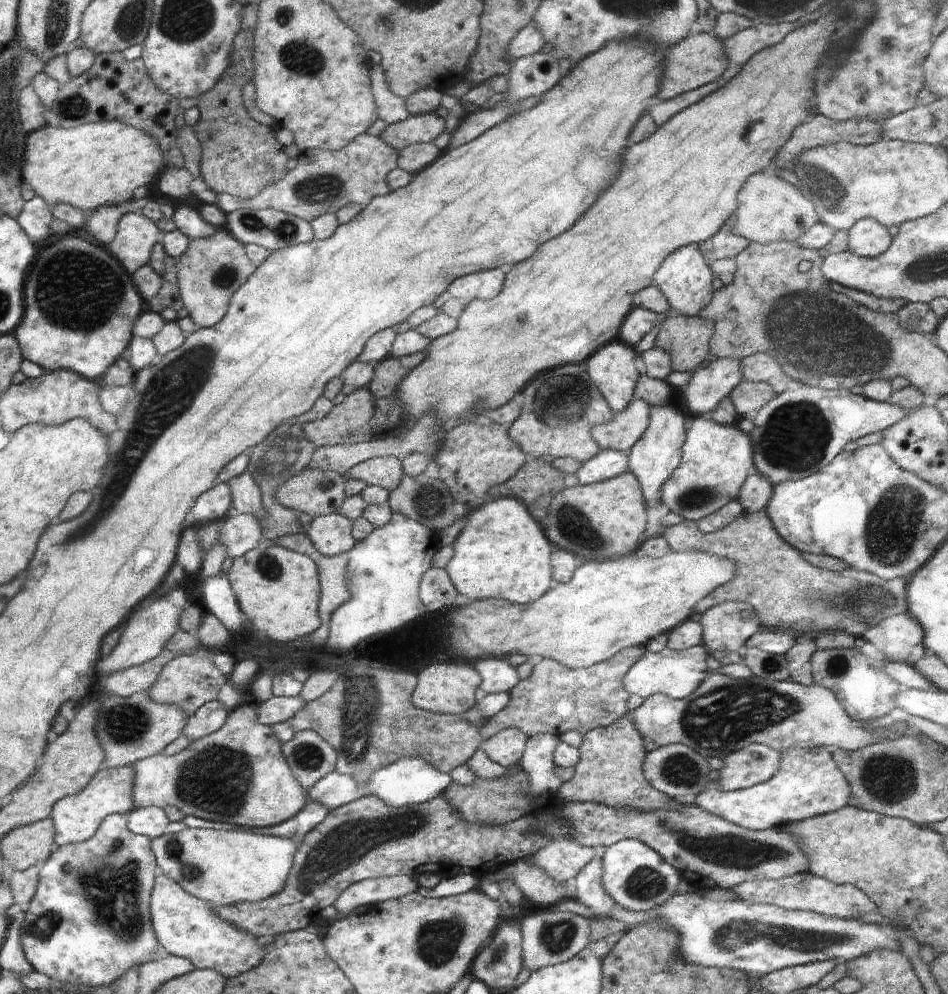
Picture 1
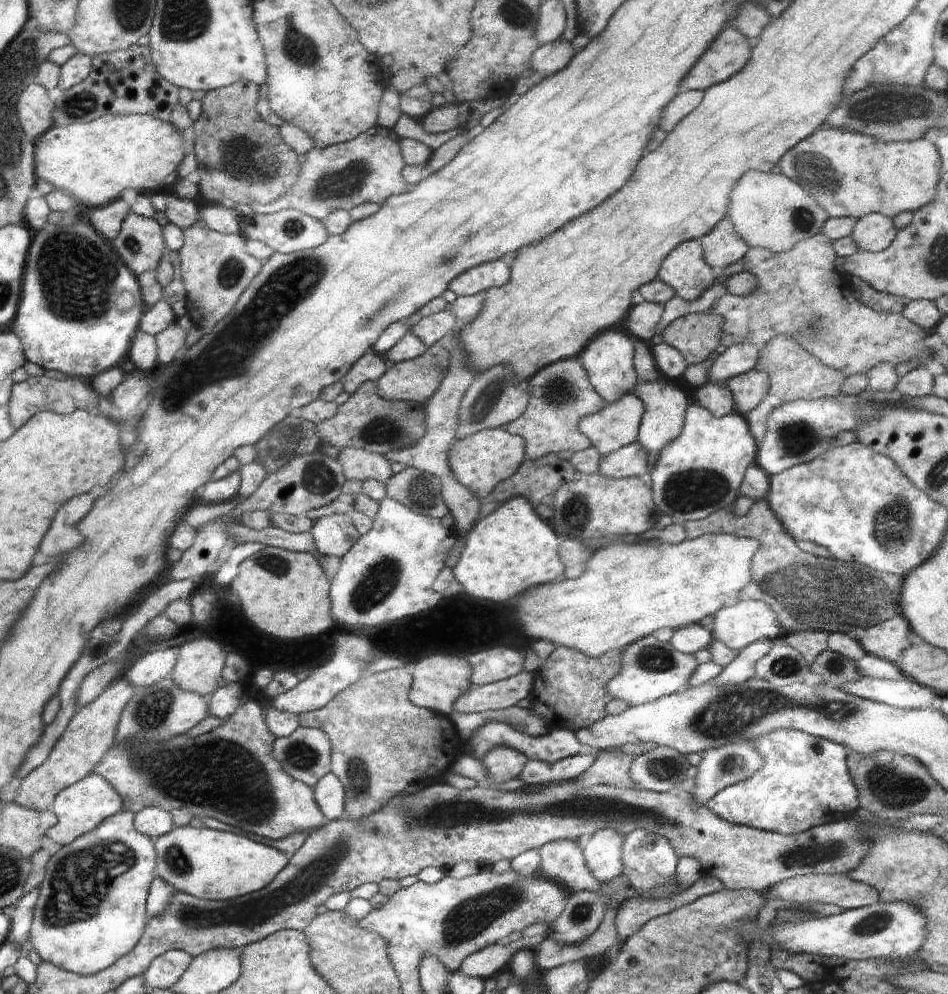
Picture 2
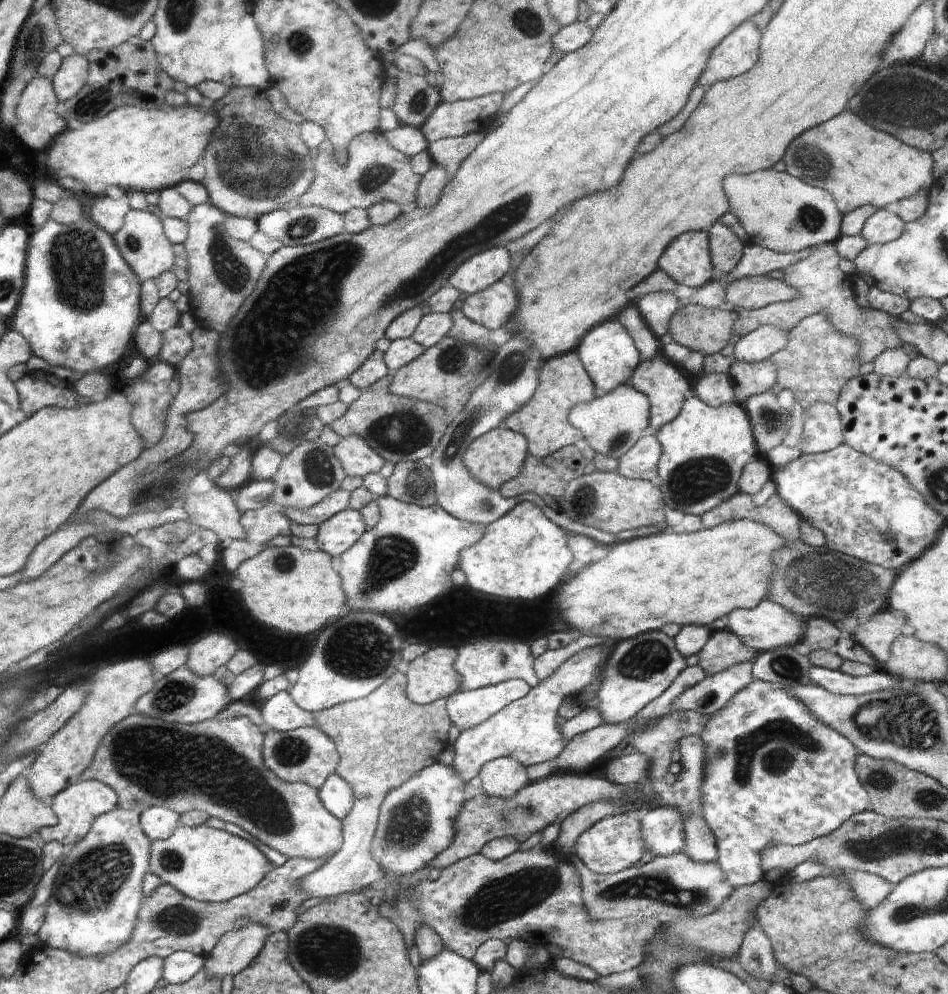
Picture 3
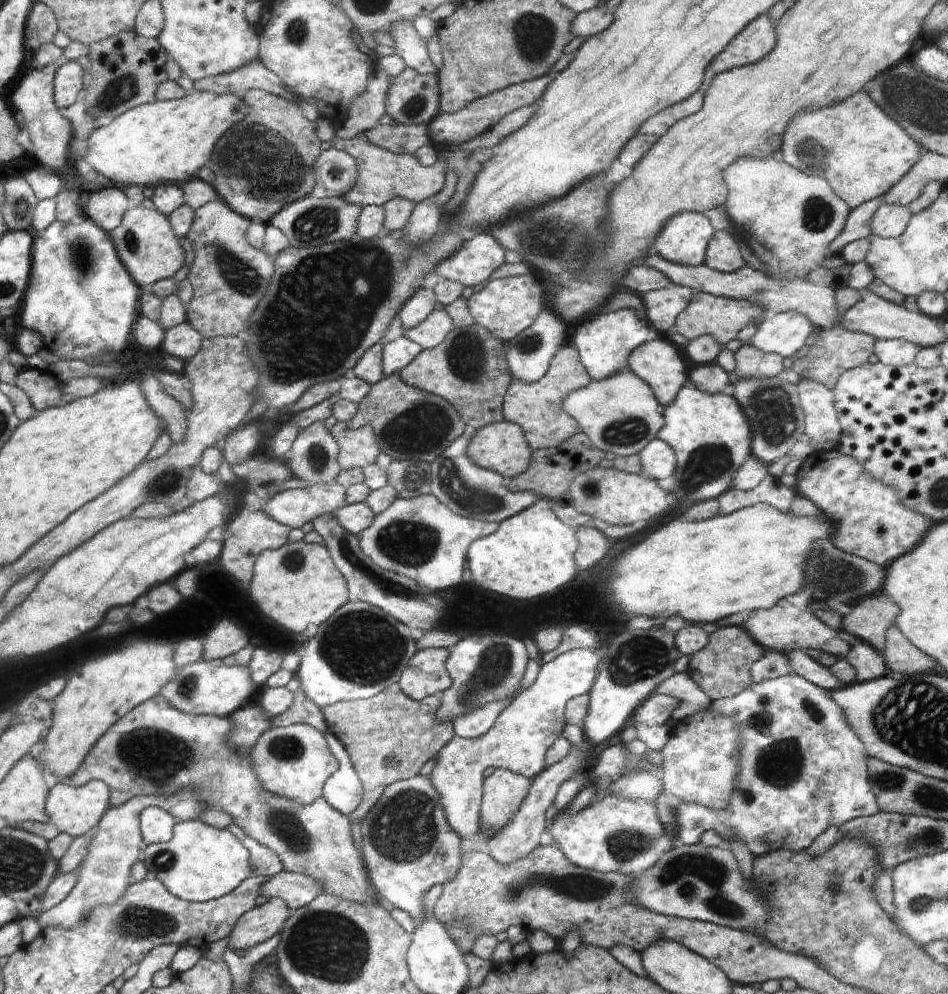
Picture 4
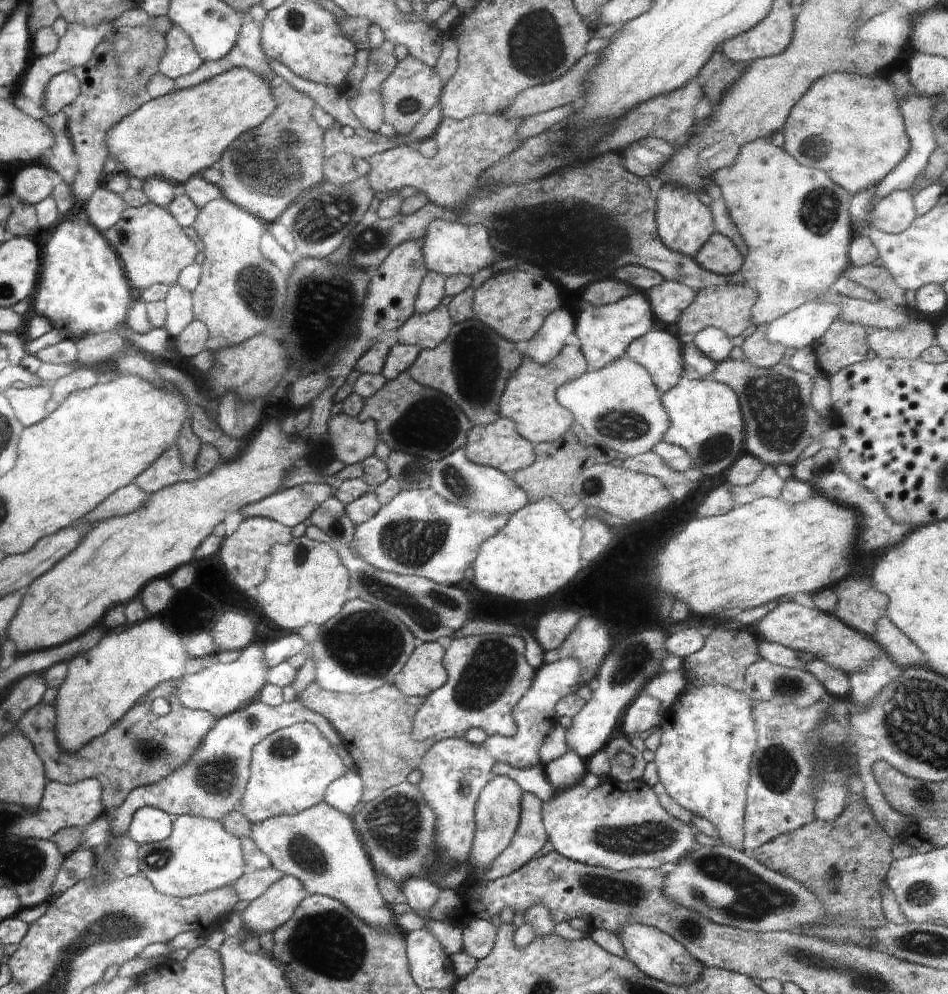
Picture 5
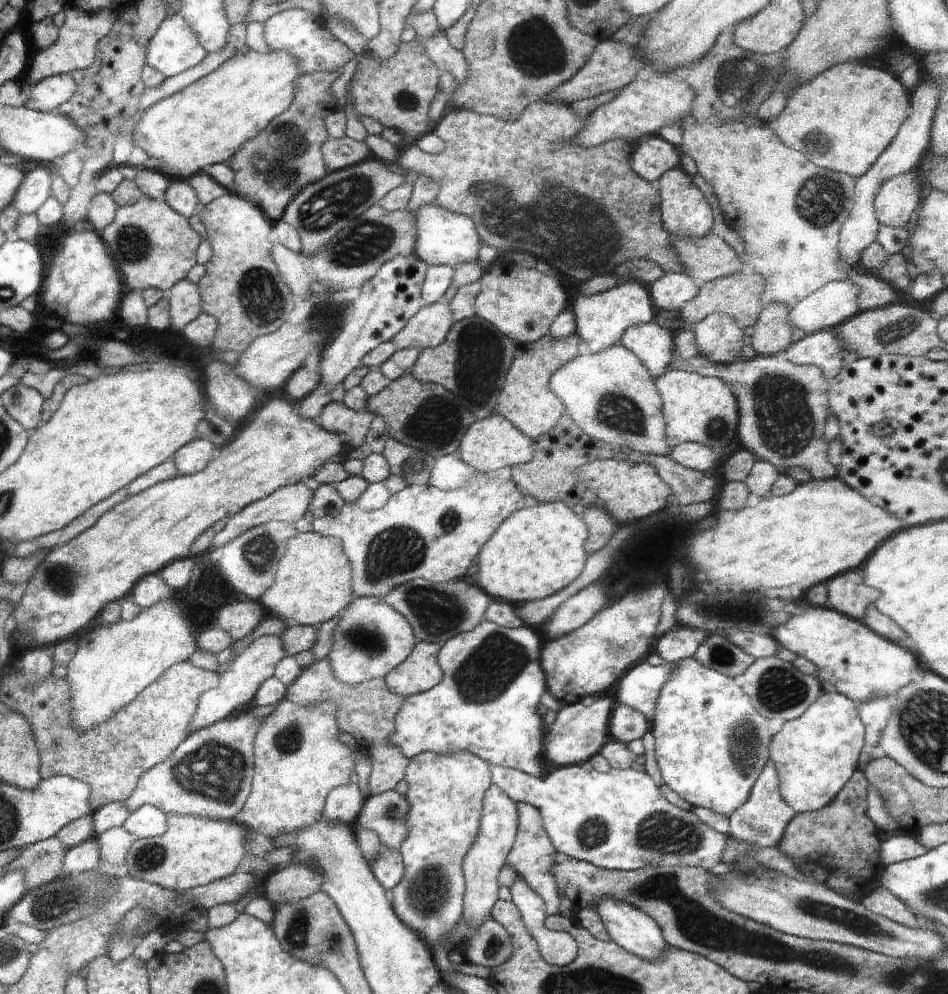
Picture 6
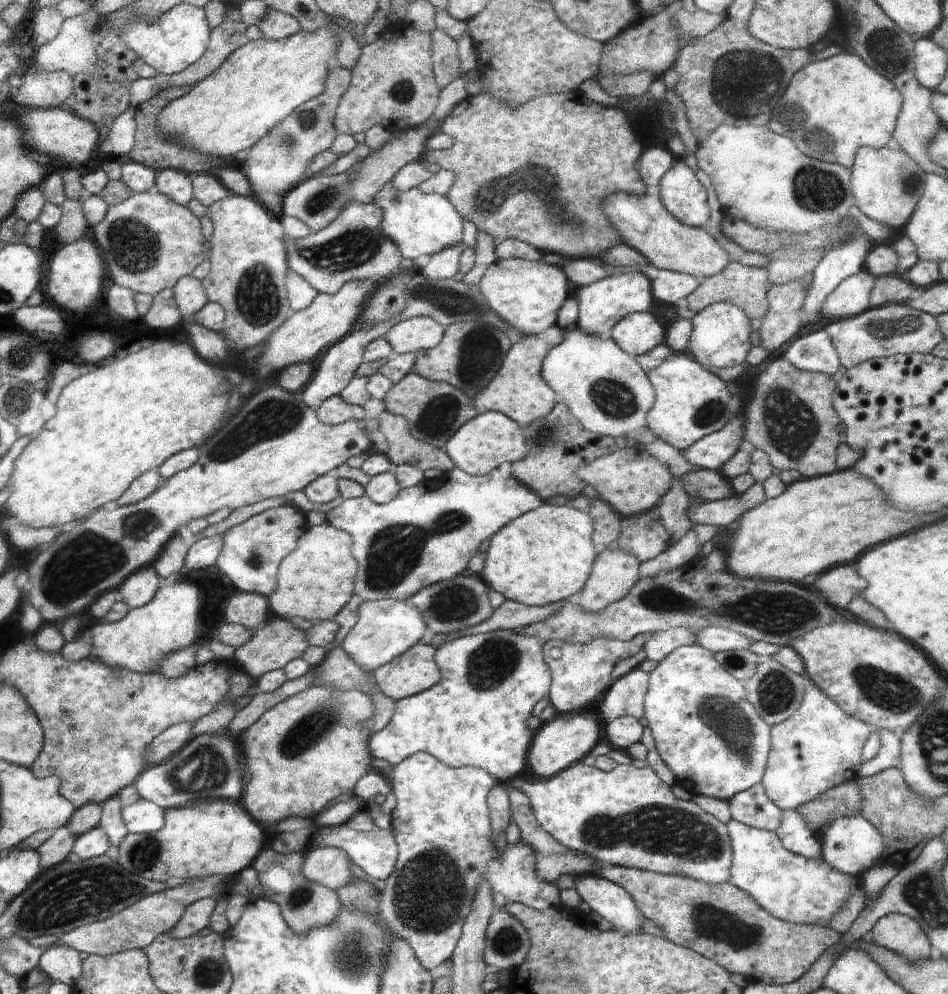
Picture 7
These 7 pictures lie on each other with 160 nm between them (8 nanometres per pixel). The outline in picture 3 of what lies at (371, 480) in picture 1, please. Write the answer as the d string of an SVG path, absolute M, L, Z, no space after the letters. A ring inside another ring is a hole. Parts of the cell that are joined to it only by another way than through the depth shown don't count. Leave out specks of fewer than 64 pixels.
M361 436L342 437L333 447L333 453L340 461L347 476L364 476L378 473L384 460L370 448Z

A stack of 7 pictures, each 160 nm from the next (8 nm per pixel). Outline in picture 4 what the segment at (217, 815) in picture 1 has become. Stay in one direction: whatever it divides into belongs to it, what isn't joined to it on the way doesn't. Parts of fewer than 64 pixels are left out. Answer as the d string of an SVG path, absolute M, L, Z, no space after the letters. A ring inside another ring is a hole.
M156 696L154 700L148 700L146 704L140 704L130 712L130 716L124 716L117 721L97 741L97 745L89 752L85 762L77 770L77 774L70 776L64 782L74 787L80 787L97 779L110 784L112 790L111 806L124 806L136 796L170 796L178 790L194 790L198 798L208 804L211 809L222 810L233 817L233 823L240 827L247 836L256 840L262 846L270 848L278 854L285 871L312 876L314 880L322 882L322 893L332 896L342 896L346 900L356 900L360 904L379 901L374 892L373 884L368 880L365 862L358 848L354 846L351 832L351 824L348 816L334 809L328 801L318 796L311 804L298 804L296 800L289 800L277 793L270 792L262 784L254 769L253 758L248 754L238 752L230 740L234 736L234 724L229 716L198 715L192 716L172 708L162 696ZM126 728L138 728L130 734L126 734ZM130 790L130 792L126 792Z

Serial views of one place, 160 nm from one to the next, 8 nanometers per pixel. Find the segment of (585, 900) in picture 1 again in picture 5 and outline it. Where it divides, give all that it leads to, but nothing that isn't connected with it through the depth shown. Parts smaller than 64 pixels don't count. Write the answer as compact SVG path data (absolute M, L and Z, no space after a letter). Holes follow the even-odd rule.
M609 775L592 789L586 789L581 780L562 790L554 789L554 792L546 802L542 802L543 822L553 850L570 860L613 871L658 869L662 864L677 863L700 847L695 841L697 828L692 823L684 823L670 815L660 805L653 787L642 780L622 783Z

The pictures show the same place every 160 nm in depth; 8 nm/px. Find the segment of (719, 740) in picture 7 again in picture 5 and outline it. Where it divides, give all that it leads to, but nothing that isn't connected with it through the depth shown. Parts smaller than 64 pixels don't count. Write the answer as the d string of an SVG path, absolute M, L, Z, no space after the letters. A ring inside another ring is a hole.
M690 685L679 694L676 702L673 702L664 712L659 728L661 730L661 739L658 748L654 751L654 764L657 766L659 782L667 792L682 808L690 810L694 817L702 817L709 820L717 830L719 837L724 840L726 846L744 850L744 820L745 806L747 805L747 789L749 788L750 767L754 751L757 749L757 730L752 716L753 704L743 692L724 685Z

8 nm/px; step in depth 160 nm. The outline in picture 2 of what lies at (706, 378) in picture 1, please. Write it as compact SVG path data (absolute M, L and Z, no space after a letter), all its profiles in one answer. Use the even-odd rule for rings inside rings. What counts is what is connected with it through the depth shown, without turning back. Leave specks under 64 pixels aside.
M746 342L746 344L736 344L726 348L710 367L707 382L724 385L730 378L753 370L758 362L758 354L765 346L765 344L756 346Z

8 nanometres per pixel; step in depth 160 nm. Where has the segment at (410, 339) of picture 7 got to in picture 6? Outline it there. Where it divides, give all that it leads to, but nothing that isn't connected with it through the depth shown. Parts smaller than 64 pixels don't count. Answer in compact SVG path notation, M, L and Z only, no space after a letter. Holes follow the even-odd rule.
M438 300L431 305L424 304L418 312L408 321L408 324L392 337L392 341L398 349L425 349L426 347L436 348L439 344L445 342L449 331L453 326L452 306L443 300Z

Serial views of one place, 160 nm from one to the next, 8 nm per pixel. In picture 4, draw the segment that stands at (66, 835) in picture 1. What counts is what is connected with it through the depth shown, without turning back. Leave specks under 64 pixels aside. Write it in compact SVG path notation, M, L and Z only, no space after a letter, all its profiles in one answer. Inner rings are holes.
M97 779L90 780L89 783L80 787L74 787L65 782L55 783L50 787L46 806L50 820L44 823L34 821L20 823L14 826L36 834L46 841L57 839L61 834L68 834L68 836L72 836L73 839L76 839L92 831L92 828L97 827L101 821L101 817L105 815L111 807L111 796L112 792L108 790L108 786L106 786L105 782Z

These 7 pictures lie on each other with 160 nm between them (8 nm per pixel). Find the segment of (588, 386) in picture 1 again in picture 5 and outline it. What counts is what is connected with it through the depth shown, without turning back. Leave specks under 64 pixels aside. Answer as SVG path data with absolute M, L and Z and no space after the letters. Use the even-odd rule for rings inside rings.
M574 340L564 345L564 348L546 364L538 364L536 360L526 356L526 364L522 364L522 368L518 367L506 384L505 392L501 396L500 417L513 420L517 431L534 446L560 439L572 426L574 416L558 404L555 392L558 386L586 370L584 356L585 353Z

